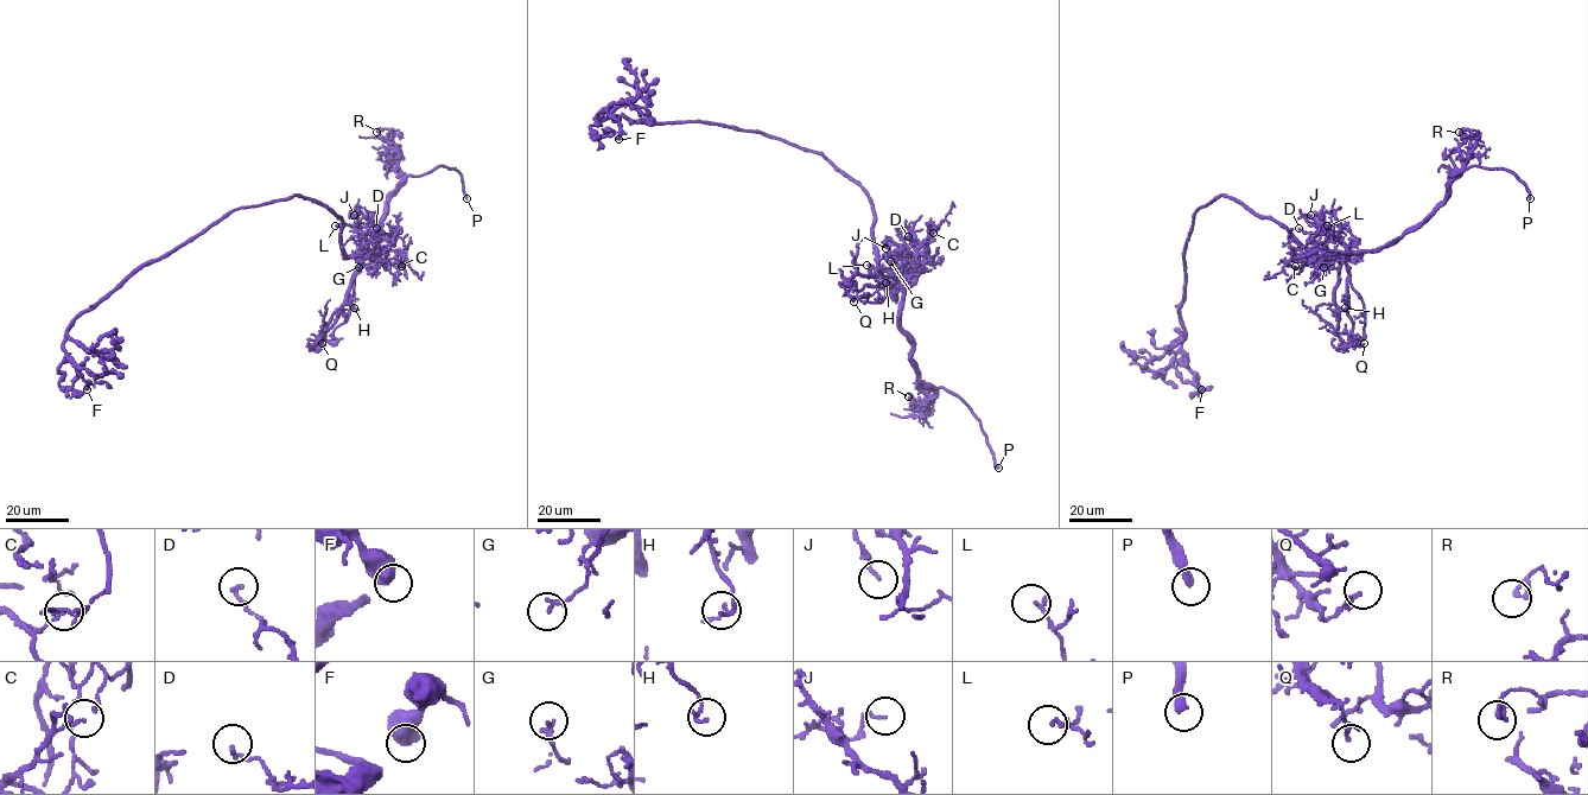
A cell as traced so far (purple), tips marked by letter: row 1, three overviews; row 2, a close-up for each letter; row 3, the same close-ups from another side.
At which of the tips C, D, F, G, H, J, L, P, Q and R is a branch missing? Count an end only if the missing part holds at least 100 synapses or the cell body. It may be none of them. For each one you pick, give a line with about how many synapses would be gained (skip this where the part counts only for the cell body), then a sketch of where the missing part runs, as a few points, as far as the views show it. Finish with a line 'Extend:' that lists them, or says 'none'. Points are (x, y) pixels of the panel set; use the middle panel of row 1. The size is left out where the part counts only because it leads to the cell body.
Extend: P

